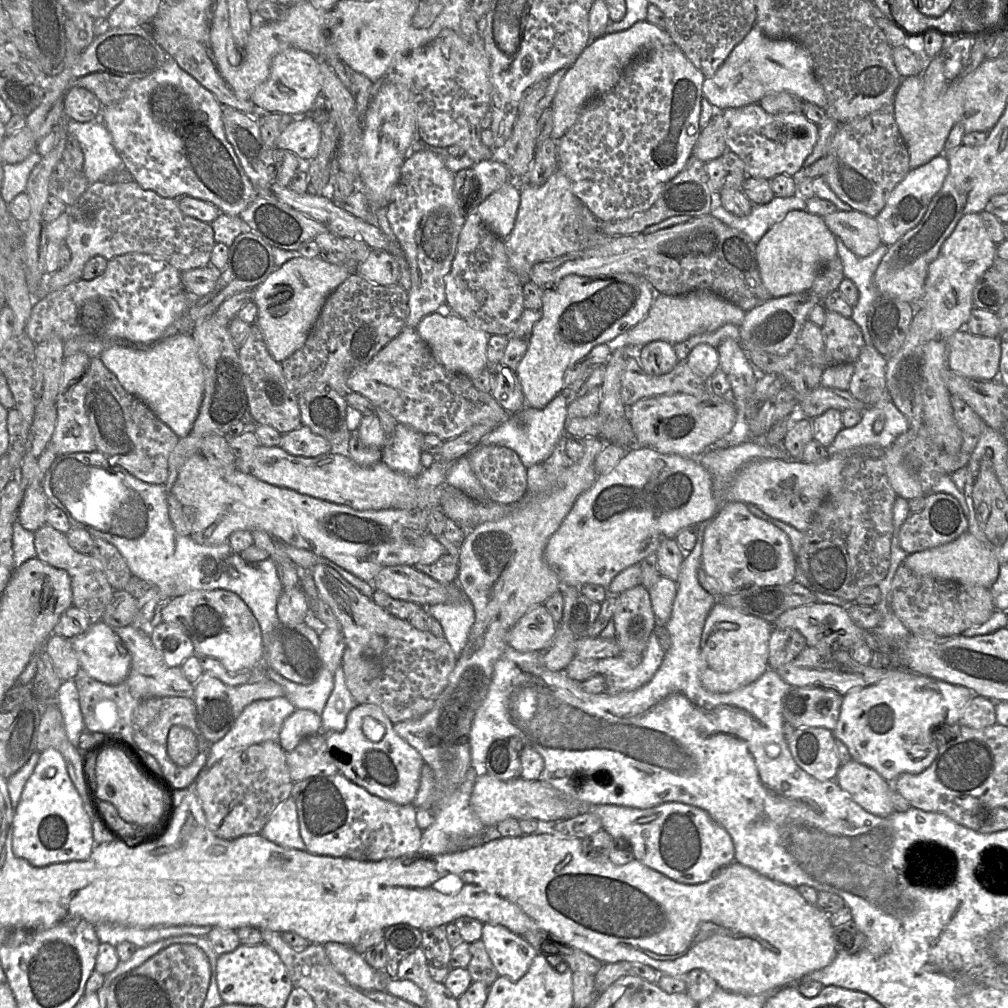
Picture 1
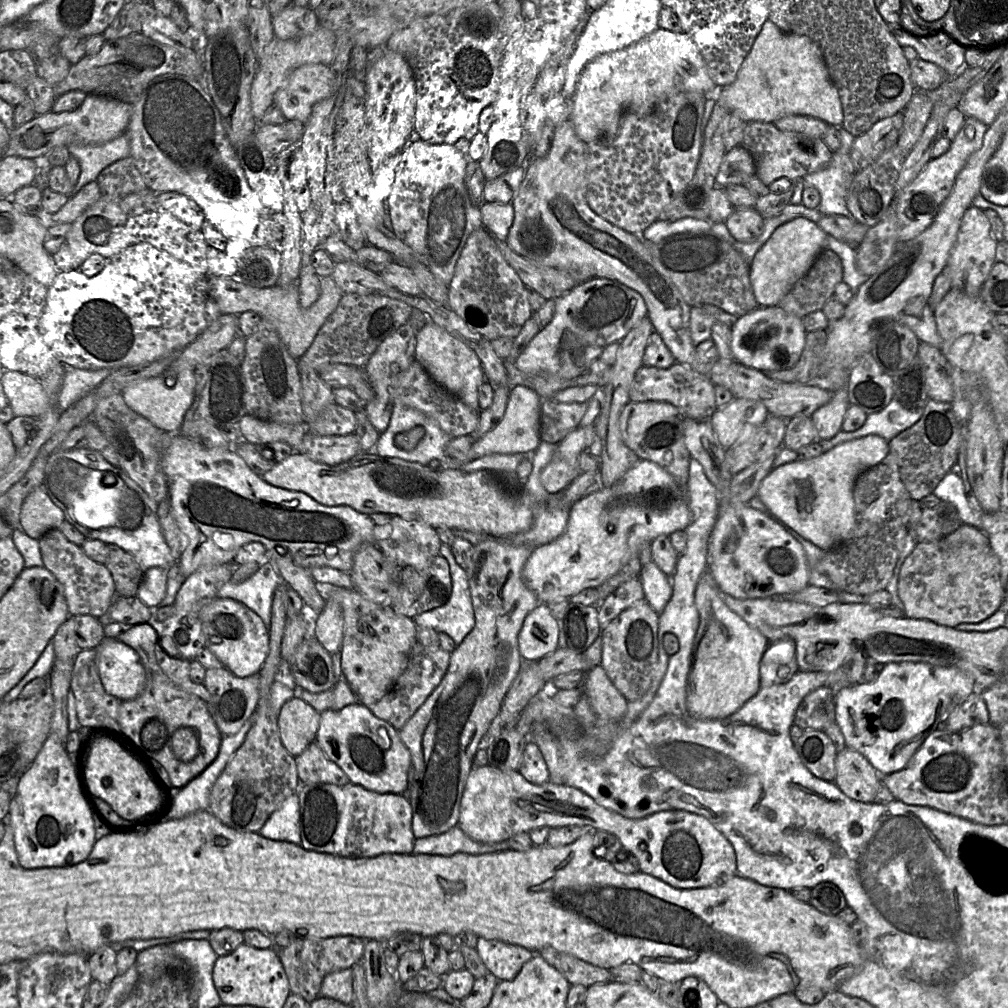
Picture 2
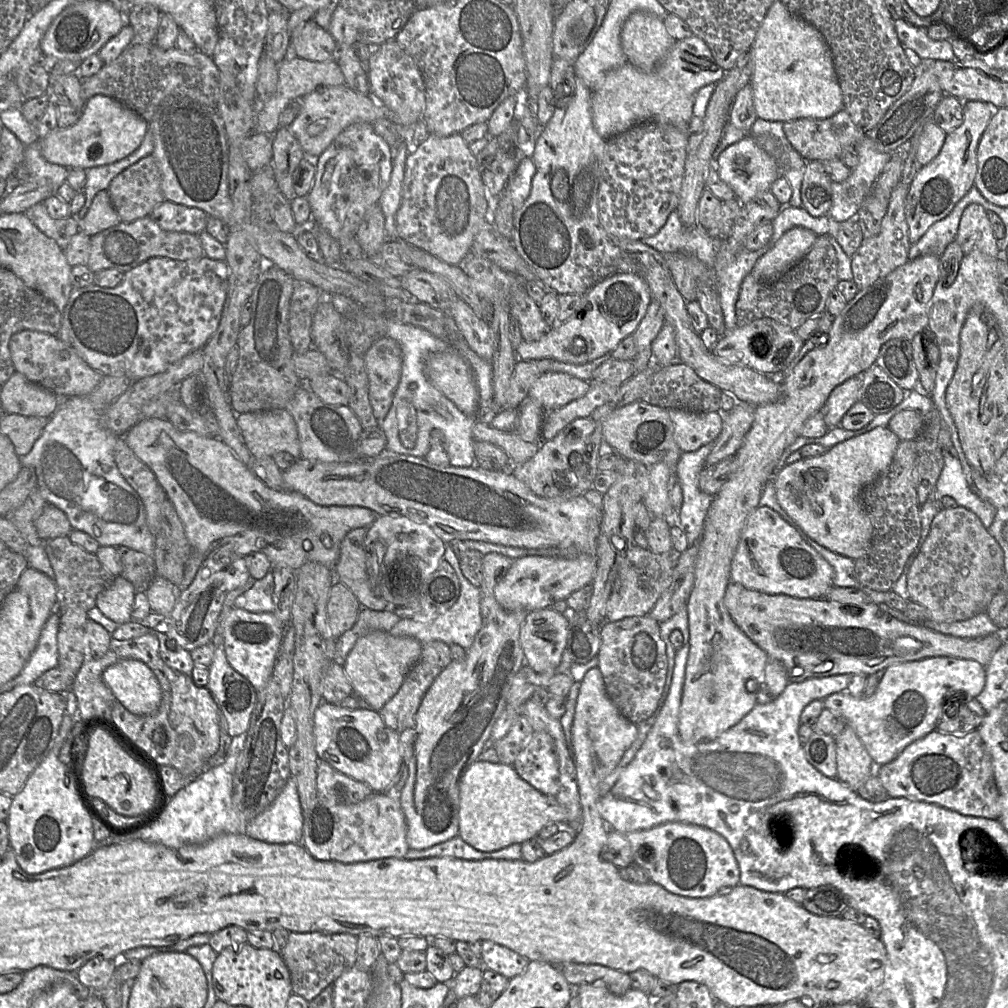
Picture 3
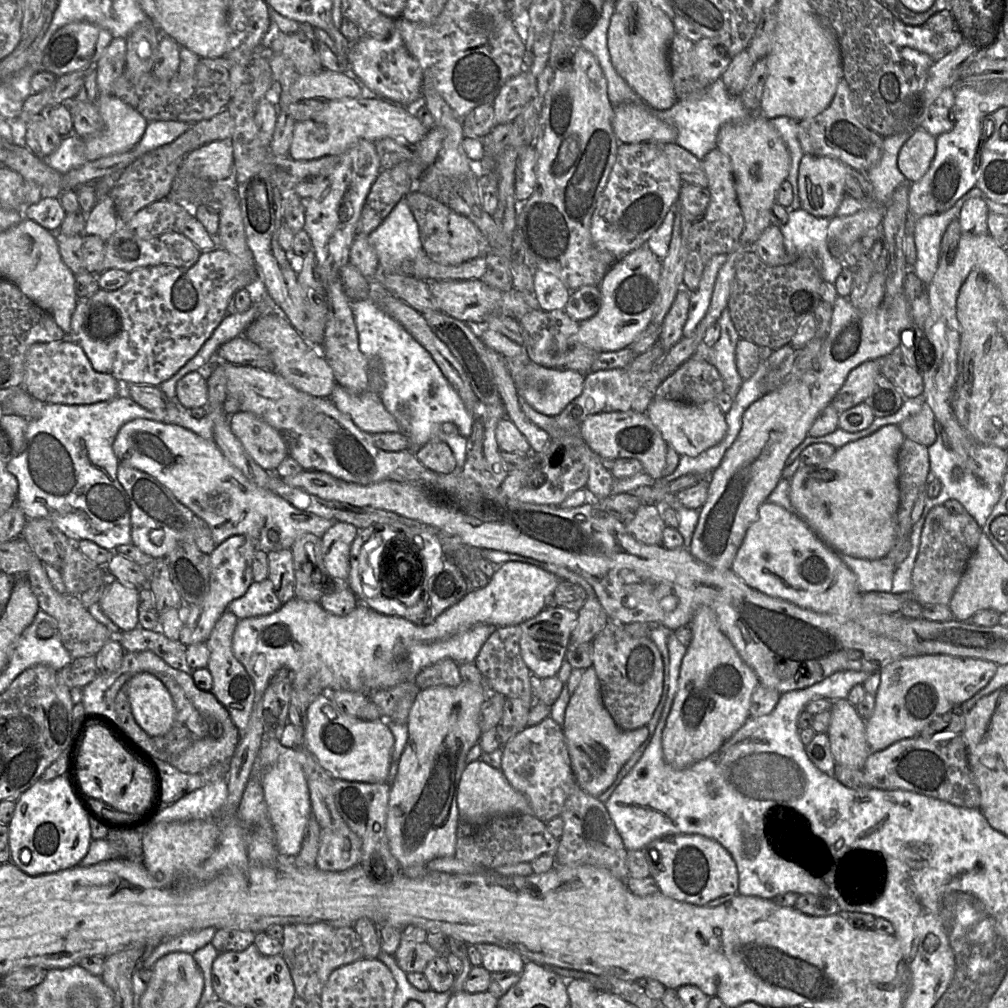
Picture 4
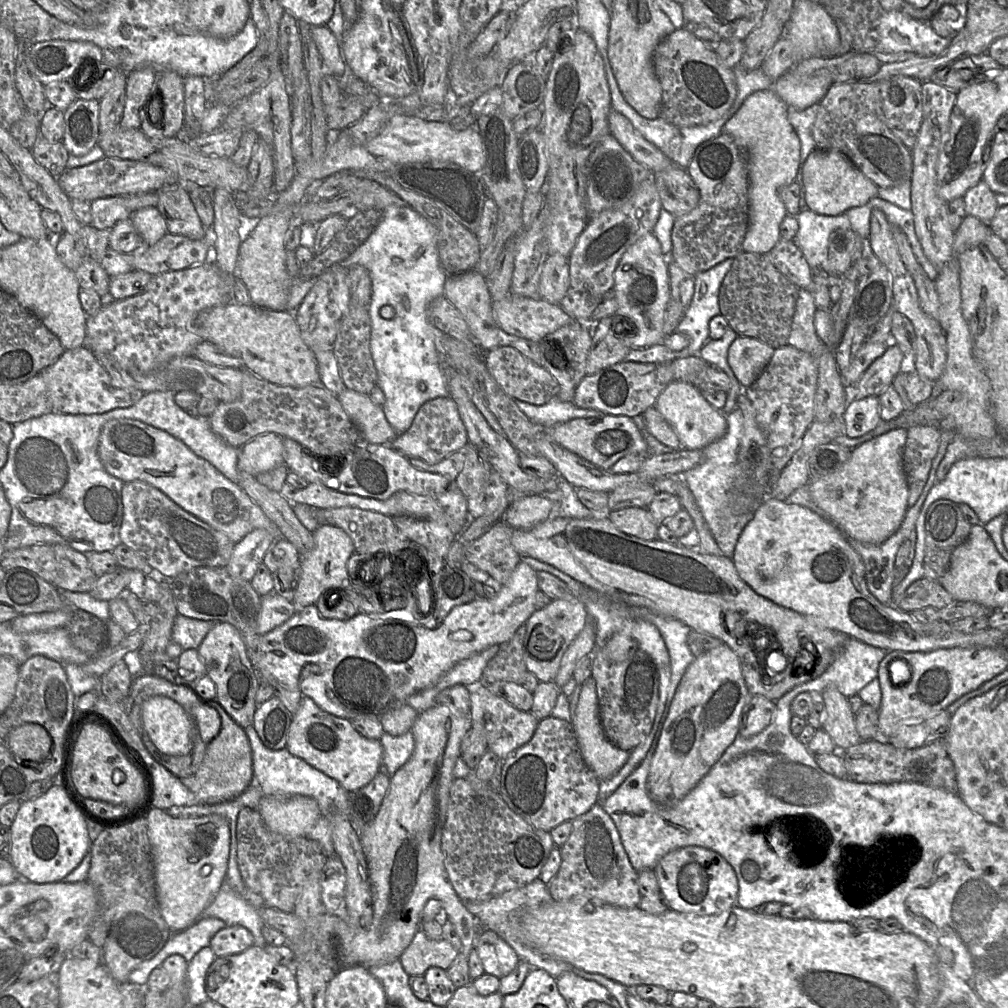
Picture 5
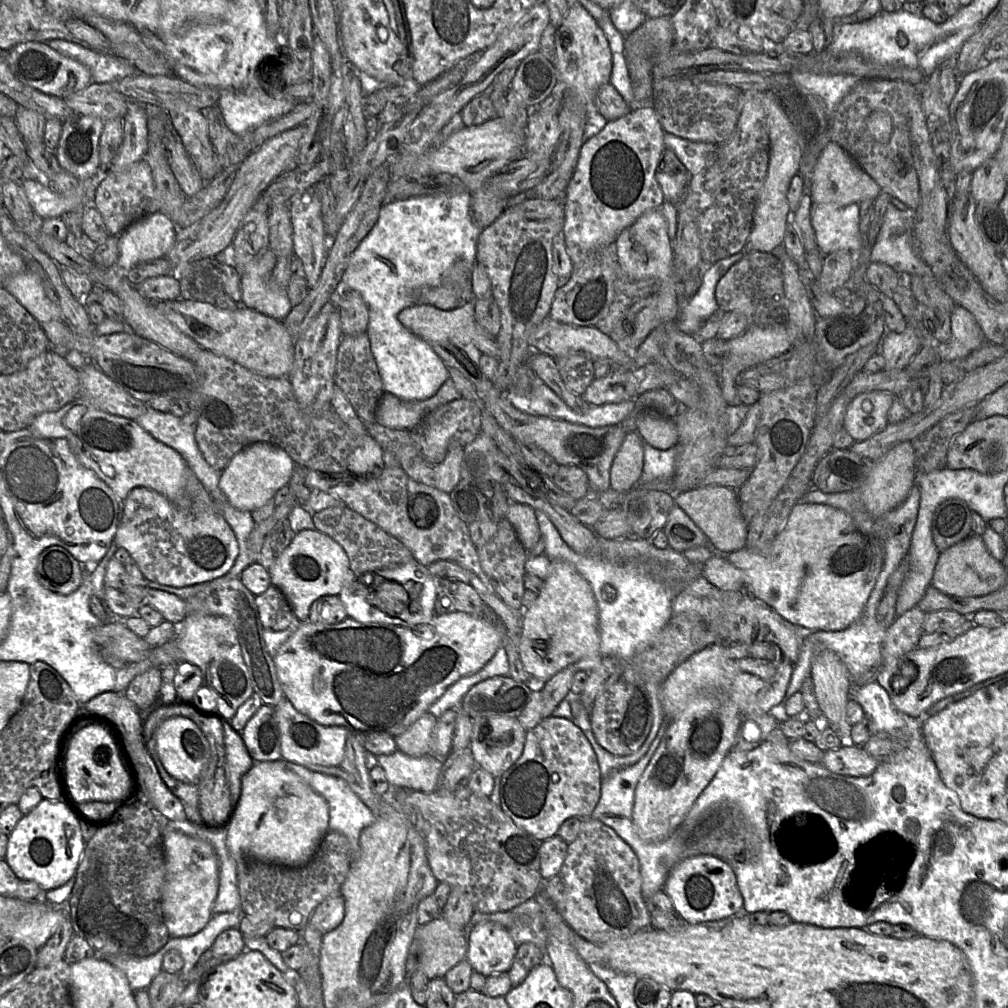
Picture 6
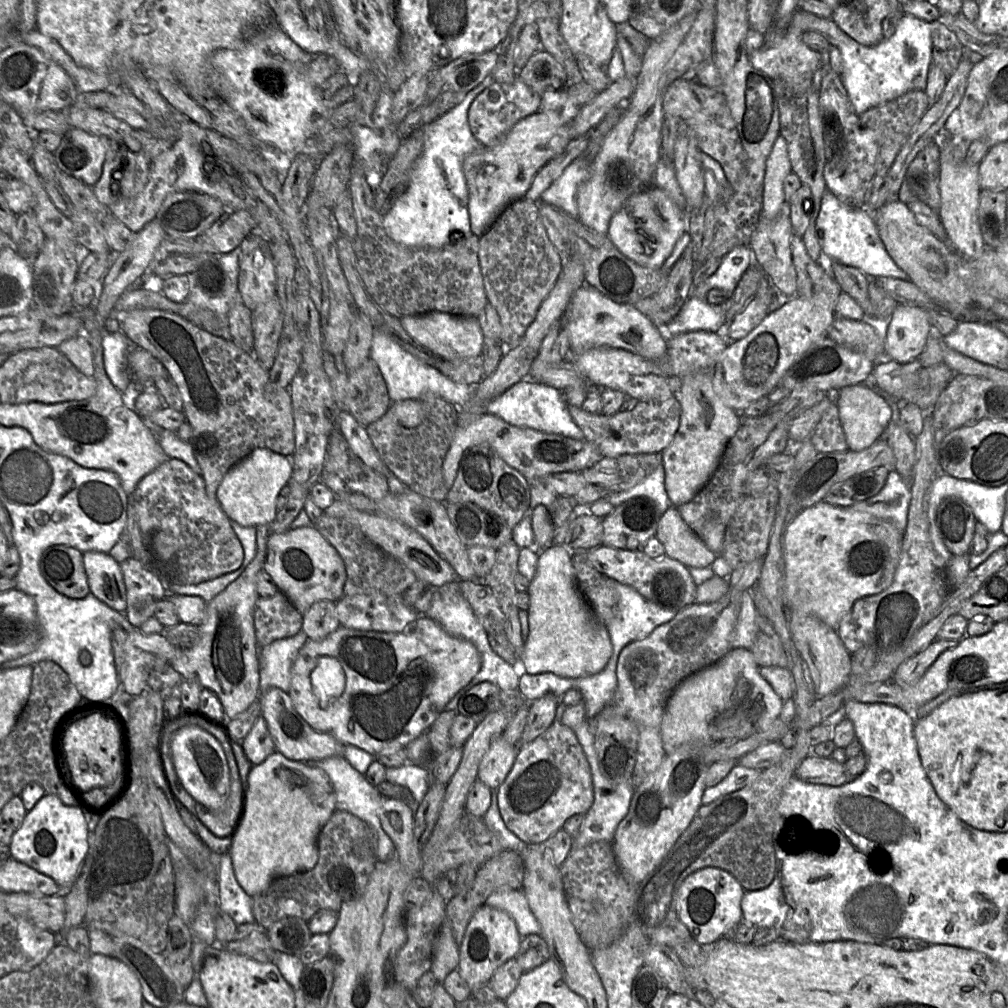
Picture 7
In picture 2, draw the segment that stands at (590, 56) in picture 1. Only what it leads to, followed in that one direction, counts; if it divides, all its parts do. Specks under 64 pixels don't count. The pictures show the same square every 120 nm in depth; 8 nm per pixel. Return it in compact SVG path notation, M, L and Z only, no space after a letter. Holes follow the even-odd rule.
M658 28L624 49L598 55L585 66L570 98L569 118L577 136L588 144L600 138L612 138L626 113L645 116L659 101L678 92L705 95L714 87L691 37L684 32Z

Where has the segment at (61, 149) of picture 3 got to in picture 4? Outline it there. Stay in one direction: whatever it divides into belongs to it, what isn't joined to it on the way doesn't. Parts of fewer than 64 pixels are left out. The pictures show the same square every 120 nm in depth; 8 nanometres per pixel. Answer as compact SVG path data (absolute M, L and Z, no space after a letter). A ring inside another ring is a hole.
M114 95L98 96L94 102L103 119L99 134L84 139L87 161L132 150L142 139L149 122Z

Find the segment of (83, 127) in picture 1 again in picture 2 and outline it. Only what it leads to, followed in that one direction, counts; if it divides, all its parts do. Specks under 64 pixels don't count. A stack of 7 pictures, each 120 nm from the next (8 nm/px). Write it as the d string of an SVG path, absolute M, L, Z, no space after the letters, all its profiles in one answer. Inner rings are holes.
M125 135L104 144L69 146L68 151L81 166L81 175L74 186L74 193L79 192L88 183L97 182L102 171L110 165L130 157L129 142Z

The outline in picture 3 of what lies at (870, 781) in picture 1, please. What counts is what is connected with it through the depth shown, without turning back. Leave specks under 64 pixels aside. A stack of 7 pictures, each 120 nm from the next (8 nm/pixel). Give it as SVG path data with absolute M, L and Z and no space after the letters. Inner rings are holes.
M846 725L835 738L837 779L854 791L871 775L875 764L854 729Z

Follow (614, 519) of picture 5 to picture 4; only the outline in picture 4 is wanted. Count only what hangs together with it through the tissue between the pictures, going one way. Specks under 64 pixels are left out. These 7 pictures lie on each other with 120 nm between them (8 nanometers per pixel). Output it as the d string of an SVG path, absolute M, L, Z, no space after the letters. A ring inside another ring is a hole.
M641 505L626 530L638 541L647 545L662 545L663 531L666 527L661 509L654 505Z

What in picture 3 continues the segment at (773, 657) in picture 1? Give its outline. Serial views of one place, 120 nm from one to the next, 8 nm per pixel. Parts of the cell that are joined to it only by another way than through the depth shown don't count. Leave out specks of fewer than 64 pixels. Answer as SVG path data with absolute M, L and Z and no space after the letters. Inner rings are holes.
M768 658L760 685L758 684L758 690L757 685L752 686L752 692L756 693L756 703L764 705L774 701L788 683L784 665L777 660Z

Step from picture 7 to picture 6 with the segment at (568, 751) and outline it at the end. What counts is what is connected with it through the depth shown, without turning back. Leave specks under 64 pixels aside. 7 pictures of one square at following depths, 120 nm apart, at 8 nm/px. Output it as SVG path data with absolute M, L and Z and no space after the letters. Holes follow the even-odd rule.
M549 716L527 731L521 756L501 776L500 807L516 826L540 841L555 836L568 818L591 817L601 791L596 754L571 719Z

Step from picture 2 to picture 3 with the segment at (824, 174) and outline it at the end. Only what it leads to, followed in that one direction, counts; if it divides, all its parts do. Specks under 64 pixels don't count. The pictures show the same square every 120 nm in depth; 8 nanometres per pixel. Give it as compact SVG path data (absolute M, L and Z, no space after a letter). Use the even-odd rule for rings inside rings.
M865 137L854 148L859 158L858 165L850 170L846 180L832 182L831 186L832 205L828 216L837 222L855 218L891 158L891 153L880 152L875 144Z

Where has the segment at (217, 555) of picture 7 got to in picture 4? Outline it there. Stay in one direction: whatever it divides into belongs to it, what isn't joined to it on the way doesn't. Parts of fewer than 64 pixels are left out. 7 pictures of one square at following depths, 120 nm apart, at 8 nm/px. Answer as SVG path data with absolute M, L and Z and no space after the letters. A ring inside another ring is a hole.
M119 462L118 480L131 503L132 544L154 559L165 558L181 541L193 541L205 554L218 546L208 524L179 502L174 494L153 476Z

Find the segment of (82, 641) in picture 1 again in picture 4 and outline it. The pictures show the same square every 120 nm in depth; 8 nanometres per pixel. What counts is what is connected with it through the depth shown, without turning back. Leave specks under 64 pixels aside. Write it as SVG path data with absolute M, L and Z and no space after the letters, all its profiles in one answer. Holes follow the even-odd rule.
M148 672L134 675L126 683L126 693L135 721L148 735L164 736L172 729L176 708L157 677Z

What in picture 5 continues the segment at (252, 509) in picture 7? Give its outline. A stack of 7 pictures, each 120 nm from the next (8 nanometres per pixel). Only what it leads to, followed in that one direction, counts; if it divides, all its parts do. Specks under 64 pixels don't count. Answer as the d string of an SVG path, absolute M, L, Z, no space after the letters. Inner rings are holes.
M261 434L240 447L237 467L257 476L279 465L285 464L282 437L276 434Z

